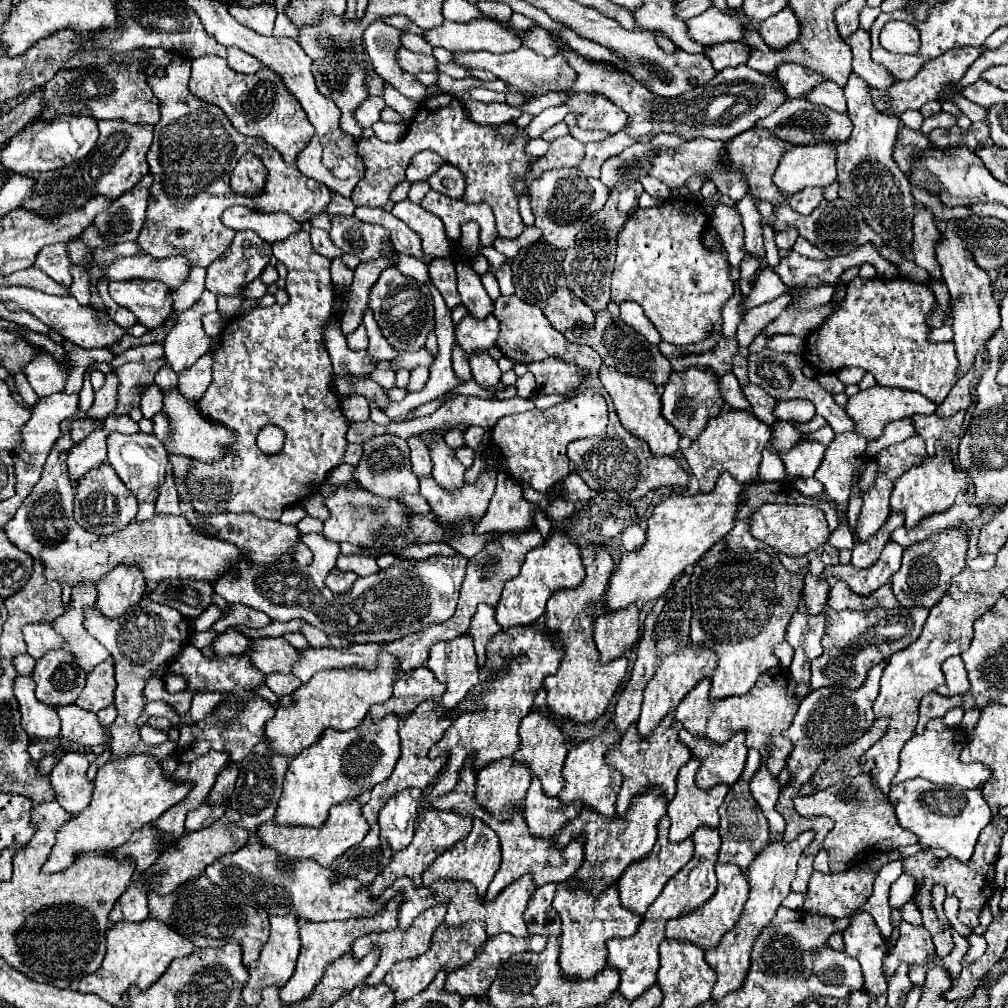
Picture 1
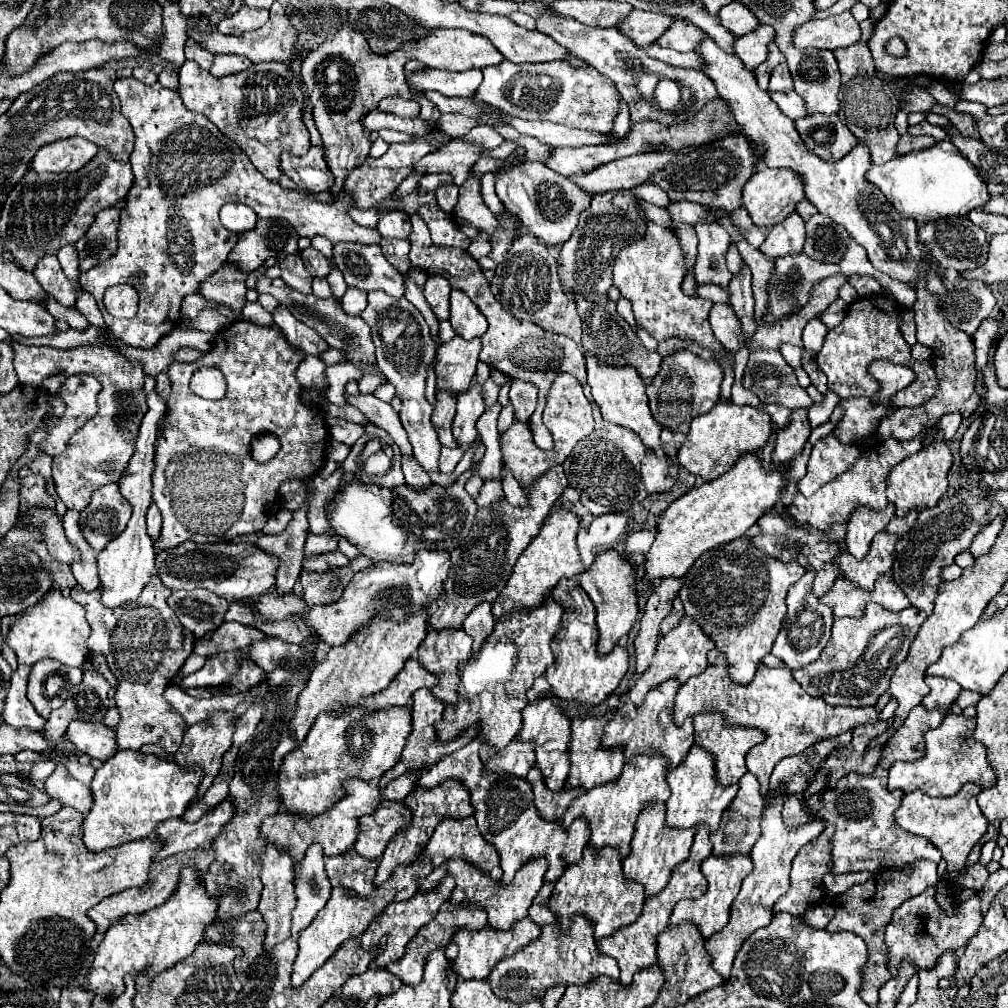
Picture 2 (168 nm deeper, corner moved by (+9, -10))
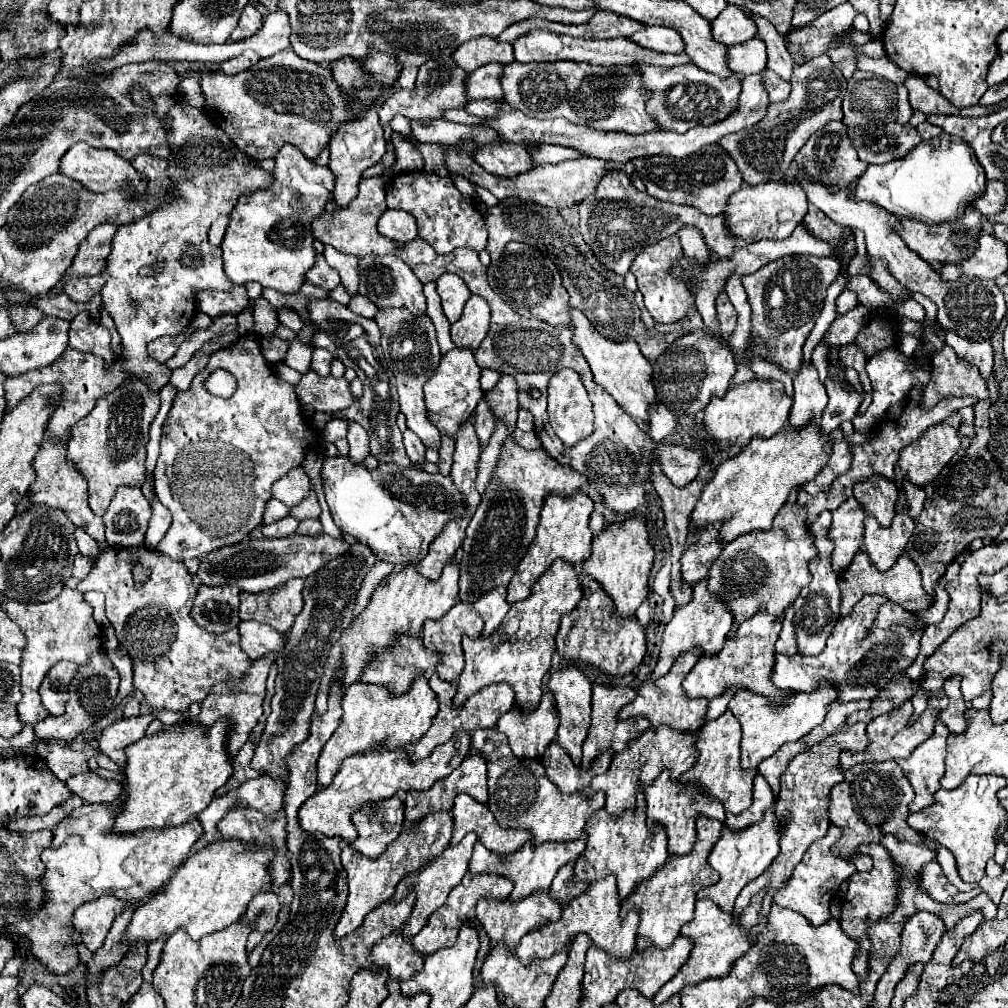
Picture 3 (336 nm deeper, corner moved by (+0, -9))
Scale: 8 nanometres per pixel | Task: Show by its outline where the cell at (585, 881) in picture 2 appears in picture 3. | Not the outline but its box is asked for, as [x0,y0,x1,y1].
[575,795,667,901]

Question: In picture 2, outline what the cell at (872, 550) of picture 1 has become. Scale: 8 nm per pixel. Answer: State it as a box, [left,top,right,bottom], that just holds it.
[846,502,894,558]

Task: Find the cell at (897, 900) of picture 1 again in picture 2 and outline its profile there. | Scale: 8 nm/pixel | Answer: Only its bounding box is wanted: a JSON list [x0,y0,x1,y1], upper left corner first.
[886,887,984,976]

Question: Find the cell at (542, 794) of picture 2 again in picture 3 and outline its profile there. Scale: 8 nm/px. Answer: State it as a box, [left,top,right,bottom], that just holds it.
[541,743,611,795]

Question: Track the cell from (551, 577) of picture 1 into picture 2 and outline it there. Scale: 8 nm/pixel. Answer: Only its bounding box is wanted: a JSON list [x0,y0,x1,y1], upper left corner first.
[492,510,586,620]

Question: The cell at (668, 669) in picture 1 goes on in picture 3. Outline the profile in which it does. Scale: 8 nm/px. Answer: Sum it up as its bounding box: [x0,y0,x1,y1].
[651,581,733,681]

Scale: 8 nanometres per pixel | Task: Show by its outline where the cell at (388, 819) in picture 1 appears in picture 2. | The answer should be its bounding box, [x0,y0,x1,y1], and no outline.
[354,800,410,860]

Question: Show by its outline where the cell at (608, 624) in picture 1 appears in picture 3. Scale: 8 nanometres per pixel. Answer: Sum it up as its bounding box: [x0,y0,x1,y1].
[583,517,653,617]

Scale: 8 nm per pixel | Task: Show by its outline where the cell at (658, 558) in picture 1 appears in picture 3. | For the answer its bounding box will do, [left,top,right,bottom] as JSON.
[693,425,827,543]

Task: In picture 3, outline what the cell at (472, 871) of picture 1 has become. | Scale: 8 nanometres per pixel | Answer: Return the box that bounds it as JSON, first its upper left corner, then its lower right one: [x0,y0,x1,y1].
[451,793,529,855]

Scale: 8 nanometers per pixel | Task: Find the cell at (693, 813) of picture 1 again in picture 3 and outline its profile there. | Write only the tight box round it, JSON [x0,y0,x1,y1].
[679,711,755,815]

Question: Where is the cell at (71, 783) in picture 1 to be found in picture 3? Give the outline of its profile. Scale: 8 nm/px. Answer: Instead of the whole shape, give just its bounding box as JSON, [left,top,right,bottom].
[65,771,121,803]

